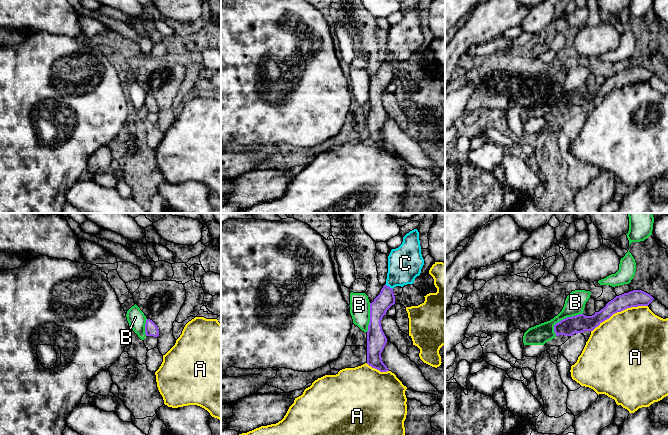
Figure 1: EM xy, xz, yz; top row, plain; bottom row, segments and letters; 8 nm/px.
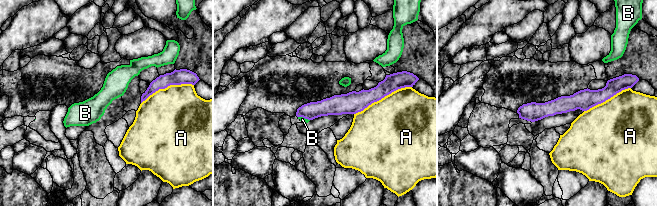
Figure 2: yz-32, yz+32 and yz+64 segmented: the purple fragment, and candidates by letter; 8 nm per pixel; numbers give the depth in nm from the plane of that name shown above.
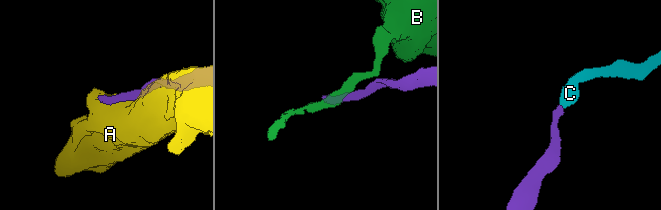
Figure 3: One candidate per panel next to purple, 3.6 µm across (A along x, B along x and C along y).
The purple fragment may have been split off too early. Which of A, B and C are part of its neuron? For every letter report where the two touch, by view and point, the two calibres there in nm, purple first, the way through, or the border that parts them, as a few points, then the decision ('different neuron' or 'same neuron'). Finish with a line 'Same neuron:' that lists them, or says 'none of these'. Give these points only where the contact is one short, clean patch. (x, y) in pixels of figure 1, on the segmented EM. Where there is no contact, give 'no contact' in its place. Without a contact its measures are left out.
A: contact yz (619, 311); calibres 140 and 500 nm; different neuron
B: contact yz (563, 319); calibres 140 and 160 nm; border yz (582, 313), (567, 316), (558, 321), (554, 325), (555, 335); different neuron
C: contact xz (388, 286); calibres 140 and 280 nm; way xz (378, 308), (386, 298), (388, 286), (401, 272), (405, 263); same neuron
Same neuron: C

